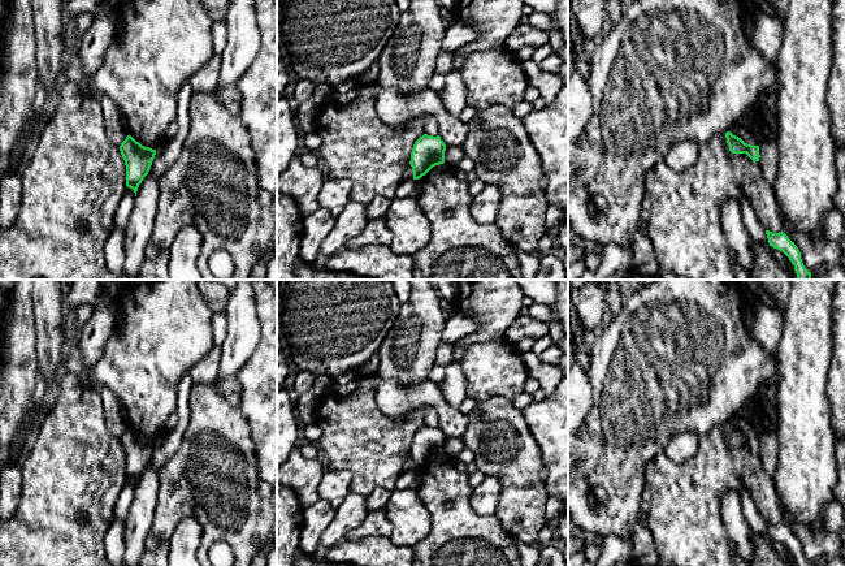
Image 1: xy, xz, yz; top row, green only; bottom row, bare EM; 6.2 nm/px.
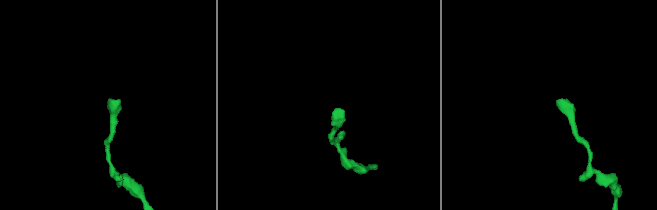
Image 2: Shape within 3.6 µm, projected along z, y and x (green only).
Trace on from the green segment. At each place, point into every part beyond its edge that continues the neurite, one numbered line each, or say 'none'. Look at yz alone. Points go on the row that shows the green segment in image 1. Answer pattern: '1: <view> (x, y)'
none

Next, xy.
none

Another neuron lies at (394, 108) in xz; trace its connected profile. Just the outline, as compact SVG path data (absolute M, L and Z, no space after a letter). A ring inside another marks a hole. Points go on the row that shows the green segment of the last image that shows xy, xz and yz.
M370 86L376 94L376 111L389 126L402 126L419 115L432 115L439 125L439 137L447 147L462 146L469 126L446 111L439 95L430 88L406 95L396 88Z

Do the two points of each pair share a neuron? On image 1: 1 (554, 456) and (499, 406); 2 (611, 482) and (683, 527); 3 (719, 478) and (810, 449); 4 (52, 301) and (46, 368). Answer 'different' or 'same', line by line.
1: different
2: different
3: different
4: same

